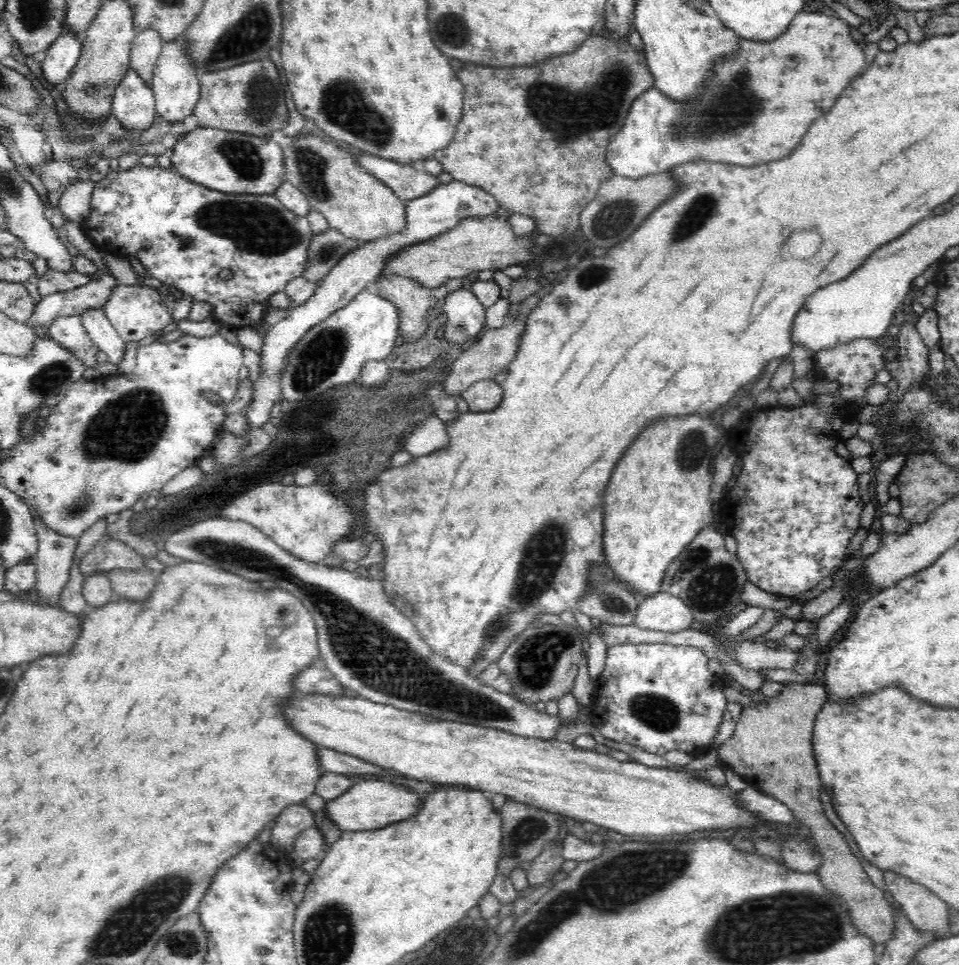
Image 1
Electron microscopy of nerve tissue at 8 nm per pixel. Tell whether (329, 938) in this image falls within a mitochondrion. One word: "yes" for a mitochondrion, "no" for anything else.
yes

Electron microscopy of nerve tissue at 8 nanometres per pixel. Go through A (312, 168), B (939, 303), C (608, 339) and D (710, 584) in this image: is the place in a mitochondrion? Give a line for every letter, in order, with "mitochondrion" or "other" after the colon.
A: mitochondrion
B: other
C: other
D: mitochondrion

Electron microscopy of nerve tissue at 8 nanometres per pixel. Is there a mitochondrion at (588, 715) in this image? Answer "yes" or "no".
no

